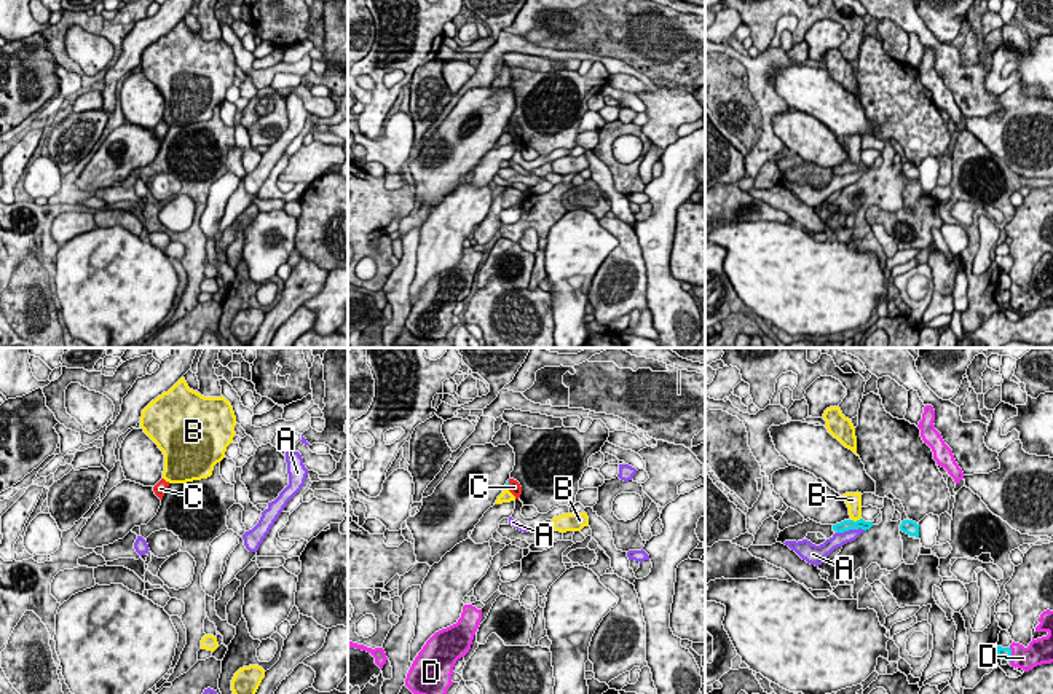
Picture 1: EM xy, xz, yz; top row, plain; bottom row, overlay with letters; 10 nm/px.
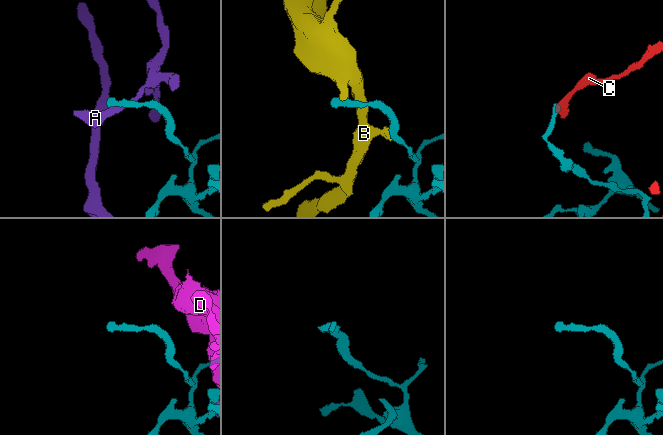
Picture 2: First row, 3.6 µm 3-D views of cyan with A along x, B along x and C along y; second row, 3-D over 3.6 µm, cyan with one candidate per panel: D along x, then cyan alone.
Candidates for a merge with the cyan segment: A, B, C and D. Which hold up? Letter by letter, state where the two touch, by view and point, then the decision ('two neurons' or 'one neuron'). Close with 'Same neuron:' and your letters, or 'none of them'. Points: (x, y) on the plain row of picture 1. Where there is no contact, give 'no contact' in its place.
A: contact yz (851, 171); two neurons
B: contact yz (857, 163); two neurons
C: contact xz (508, 128); two neurons
D: contact yz (1010, 297); two neurons
Same neuron: none of them

